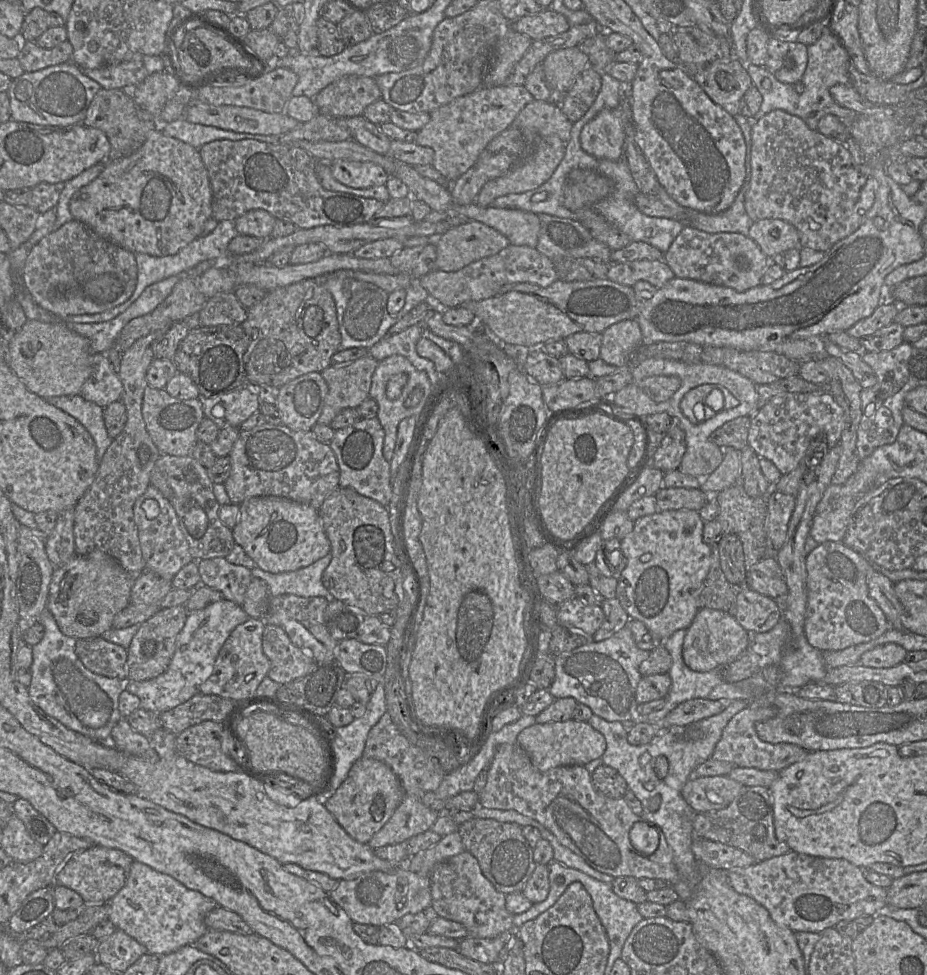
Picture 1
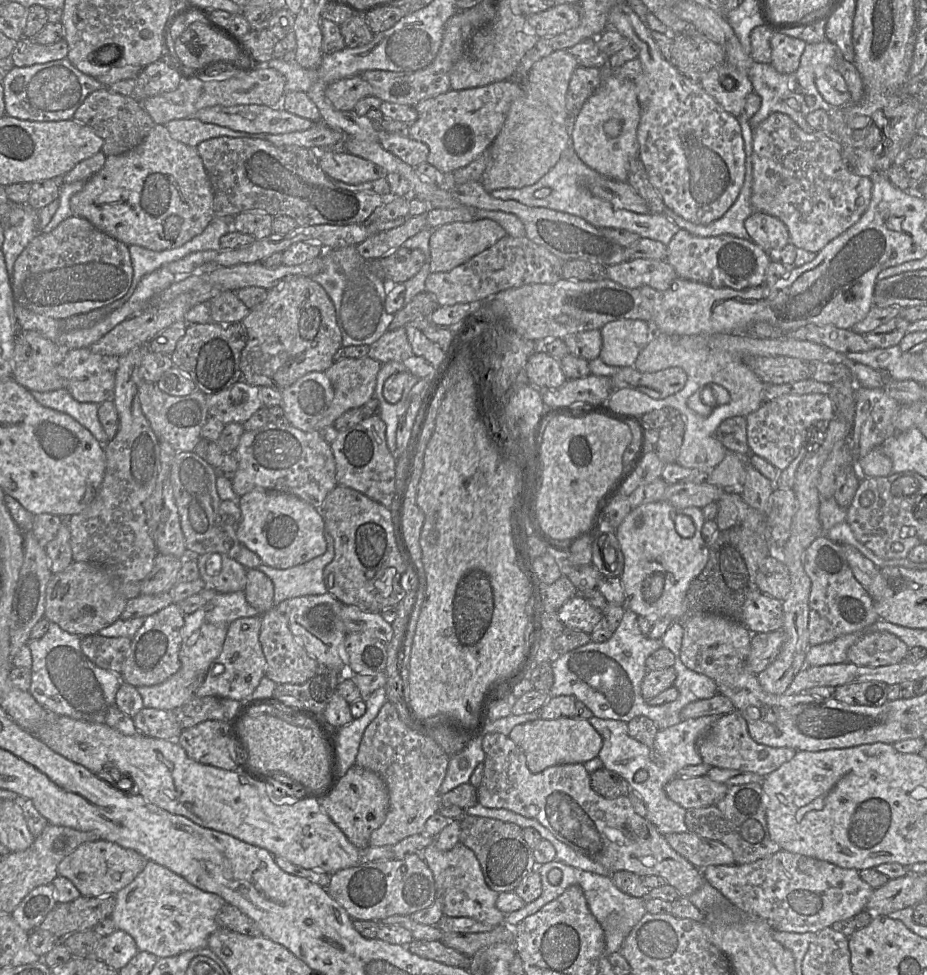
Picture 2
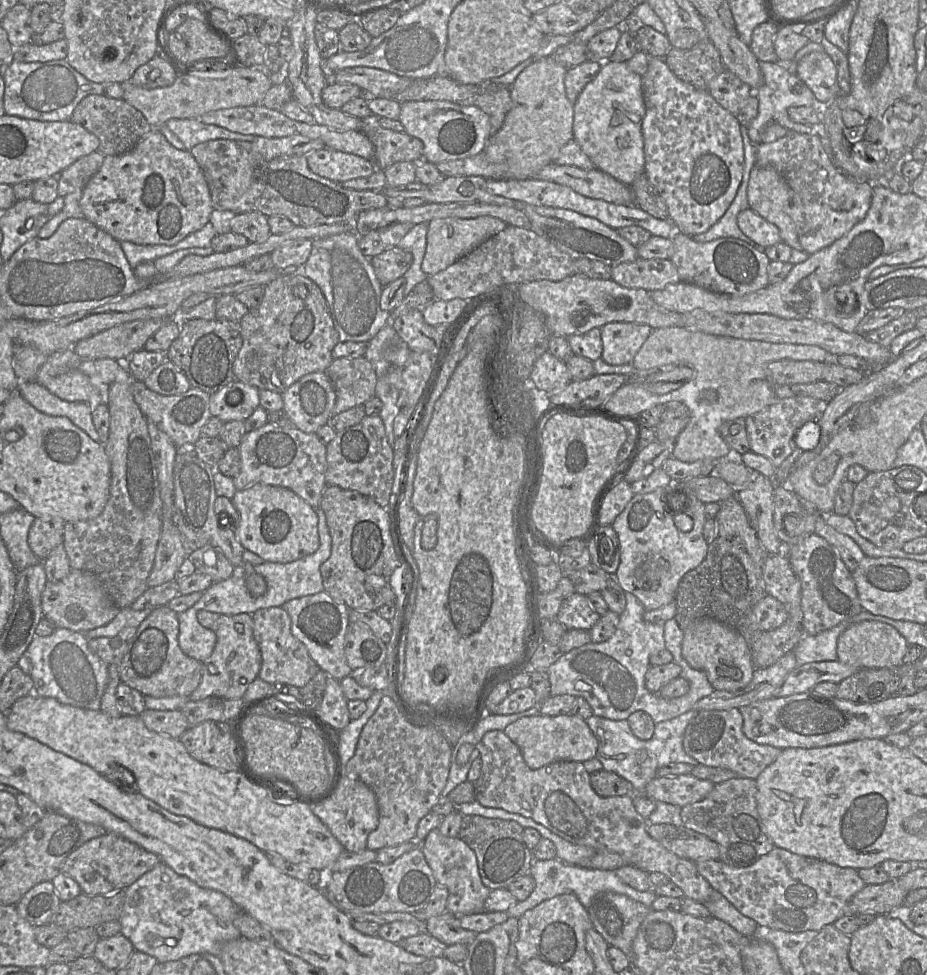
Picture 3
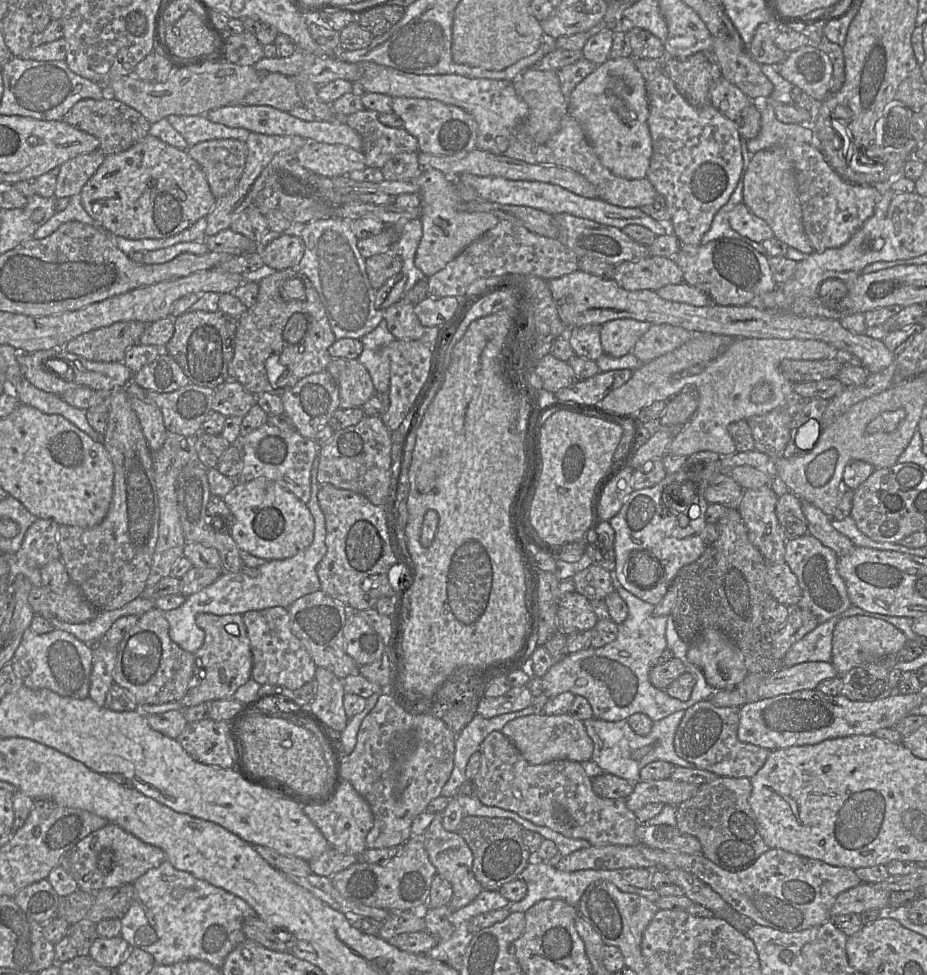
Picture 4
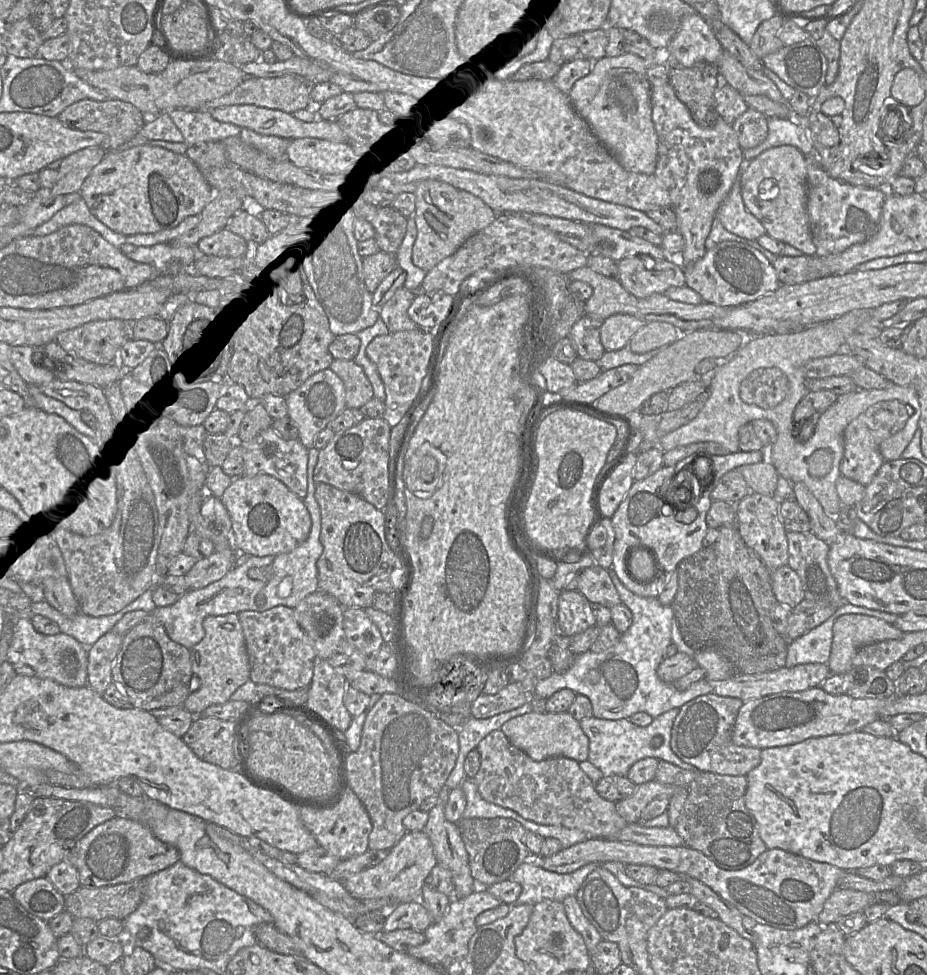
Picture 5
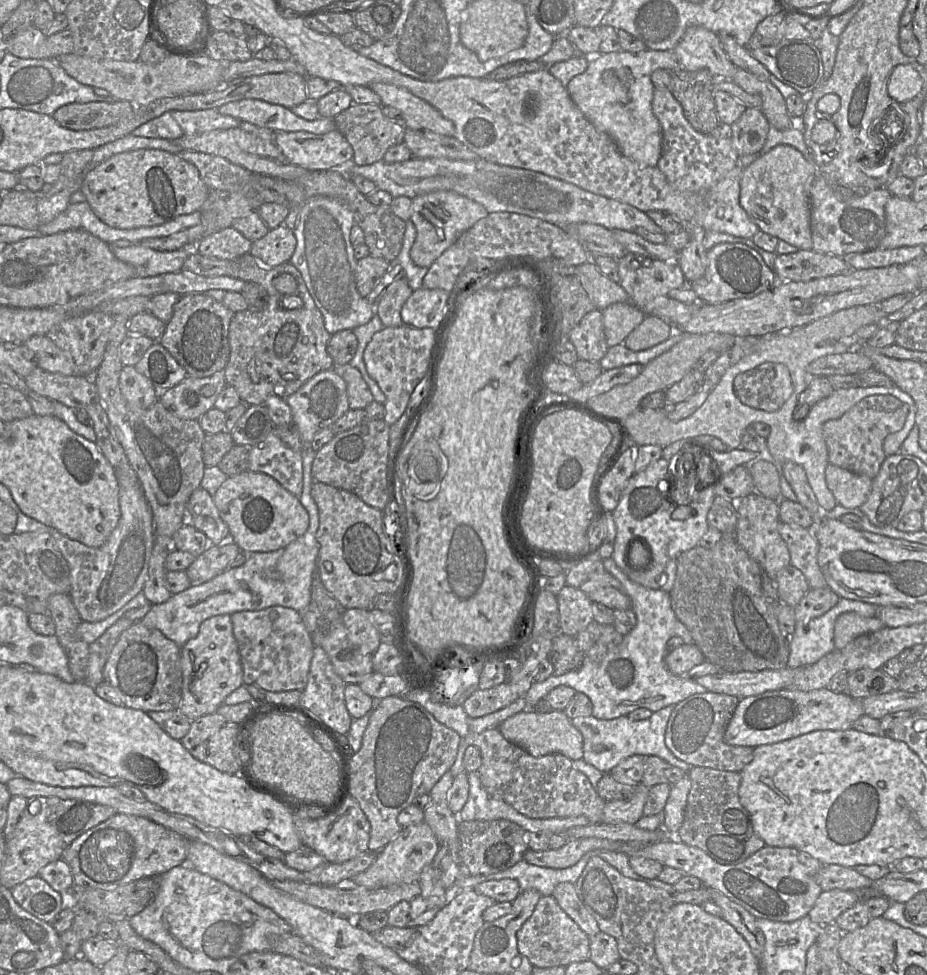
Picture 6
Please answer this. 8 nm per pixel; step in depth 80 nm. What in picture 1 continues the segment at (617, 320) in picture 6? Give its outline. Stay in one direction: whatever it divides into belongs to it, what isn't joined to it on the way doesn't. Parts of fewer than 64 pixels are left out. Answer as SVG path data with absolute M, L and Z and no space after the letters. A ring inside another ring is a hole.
M623 320L602 332L600 359L610 365L624 367L632 361L633 352L643 344L637 321Z

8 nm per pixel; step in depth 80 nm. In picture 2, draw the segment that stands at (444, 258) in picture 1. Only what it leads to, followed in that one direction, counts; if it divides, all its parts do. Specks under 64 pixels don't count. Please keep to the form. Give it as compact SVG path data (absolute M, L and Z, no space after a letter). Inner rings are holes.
M487 218L452 222L436 227L431 230L429 239L430 272L450 271L491 247L505 235L507 235L505 230L497 222Z

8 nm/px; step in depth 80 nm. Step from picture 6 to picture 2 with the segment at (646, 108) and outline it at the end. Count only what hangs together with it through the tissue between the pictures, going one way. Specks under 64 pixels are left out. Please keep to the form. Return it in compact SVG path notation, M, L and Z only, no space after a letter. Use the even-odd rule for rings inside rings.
M609 71L575 116L572 145L587 166L602 176L625 182L628 179L630 162L639 153L639 121L640 105L634 81Z

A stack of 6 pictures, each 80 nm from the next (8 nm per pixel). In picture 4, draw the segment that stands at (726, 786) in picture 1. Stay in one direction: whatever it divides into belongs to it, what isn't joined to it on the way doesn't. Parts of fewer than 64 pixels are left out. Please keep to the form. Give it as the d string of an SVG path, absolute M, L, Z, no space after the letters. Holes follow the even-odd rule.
M669 778L639 781L634 784L633 792L626 798L626 806L634 813L650 803L679 806L682 802L691 798L698 787L697 784L675 781Z

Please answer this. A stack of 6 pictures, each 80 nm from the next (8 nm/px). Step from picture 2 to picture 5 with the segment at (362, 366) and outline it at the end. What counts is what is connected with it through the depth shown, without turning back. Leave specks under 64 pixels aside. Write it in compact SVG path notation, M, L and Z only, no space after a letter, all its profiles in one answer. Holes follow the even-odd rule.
M333 359L329 369L344 383L348 408L360 409L374 397L373 387L363 368L354 360Z

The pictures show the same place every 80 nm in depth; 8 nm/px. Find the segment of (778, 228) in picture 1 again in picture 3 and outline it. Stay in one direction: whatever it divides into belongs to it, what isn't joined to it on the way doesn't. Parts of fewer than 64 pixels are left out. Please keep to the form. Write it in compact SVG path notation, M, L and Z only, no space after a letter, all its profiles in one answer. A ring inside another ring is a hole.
M750 208L738 214L737 224L747 237L764 248L781 242L777 226L768 222Z

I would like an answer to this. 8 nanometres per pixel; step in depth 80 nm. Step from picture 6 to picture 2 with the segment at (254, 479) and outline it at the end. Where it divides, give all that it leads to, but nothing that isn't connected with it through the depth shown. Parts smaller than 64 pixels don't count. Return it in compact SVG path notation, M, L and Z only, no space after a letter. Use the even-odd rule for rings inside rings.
M254 489L239 497L237 503L241 511L240 521L236 526L237 539L257 554L262 564L276 569L287 569L304 564L326 552L325 522L320 510L298 497L283 492Z

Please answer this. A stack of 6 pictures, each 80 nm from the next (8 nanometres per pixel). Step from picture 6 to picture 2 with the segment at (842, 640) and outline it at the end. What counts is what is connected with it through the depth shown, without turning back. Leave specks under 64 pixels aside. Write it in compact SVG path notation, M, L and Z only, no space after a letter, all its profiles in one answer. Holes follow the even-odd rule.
M865 630L847 650L847 662L868 667L897 664L903 661L908 648L890 632Z

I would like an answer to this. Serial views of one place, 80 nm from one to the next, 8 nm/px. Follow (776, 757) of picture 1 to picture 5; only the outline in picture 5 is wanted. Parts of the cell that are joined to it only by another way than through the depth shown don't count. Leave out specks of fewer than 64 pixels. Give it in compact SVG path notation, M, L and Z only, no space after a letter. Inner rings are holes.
M714 693L698 696L687 702L676 716L671 730L671 749L684 762L693 765L699 772L720 775L746 776L761 762L761 749L738 746L732 741L733 728L743 701L733 697L722 697Z

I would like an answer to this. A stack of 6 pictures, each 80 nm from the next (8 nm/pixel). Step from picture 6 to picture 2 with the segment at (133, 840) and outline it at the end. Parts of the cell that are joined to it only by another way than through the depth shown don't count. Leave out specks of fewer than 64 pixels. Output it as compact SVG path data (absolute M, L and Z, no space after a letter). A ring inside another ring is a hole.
M99 839L83 843L59 863L58 875L69 879L84 897L115 895L145 868L148 859L135 850Z

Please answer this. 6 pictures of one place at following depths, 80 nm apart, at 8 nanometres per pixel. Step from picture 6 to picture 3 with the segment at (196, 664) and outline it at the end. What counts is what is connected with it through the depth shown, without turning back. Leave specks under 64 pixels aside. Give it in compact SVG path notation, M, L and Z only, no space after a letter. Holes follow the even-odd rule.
M200 610L197 613L197 621L201 626L215 632L217 641L211 656L201 662L201 682L188 700L200 701L208 697L242 699L249 684L258 677L262 662L259 646L253 636L252 615L247 613L224 615ZM236 623L243 624L243 632L236 631Z

